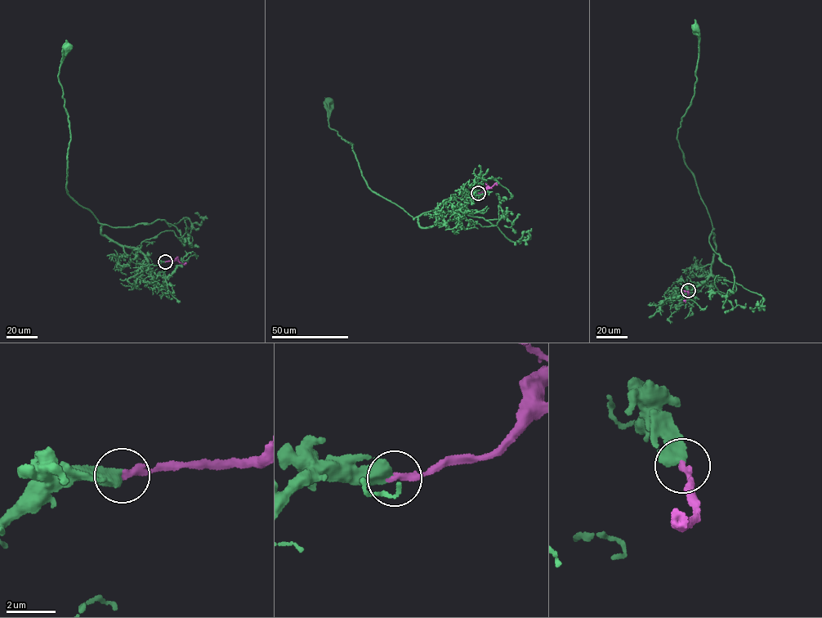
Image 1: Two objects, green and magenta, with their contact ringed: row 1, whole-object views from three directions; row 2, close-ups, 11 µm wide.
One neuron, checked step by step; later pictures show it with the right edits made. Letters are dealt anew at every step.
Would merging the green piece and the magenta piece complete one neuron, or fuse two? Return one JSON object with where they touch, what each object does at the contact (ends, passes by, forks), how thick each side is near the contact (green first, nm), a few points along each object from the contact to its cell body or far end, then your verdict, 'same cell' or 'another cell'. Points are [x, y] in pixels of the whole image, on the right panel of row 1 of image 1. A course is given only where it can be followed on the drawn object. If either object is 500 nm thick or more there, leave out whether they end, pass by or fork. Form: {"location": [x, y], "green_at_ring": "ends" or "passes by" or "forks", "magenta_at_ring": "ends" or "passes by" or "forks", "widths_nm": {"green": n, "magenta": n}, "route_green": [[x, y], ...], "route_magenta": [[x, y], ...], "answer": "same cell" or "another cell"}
{"location": [688, 290], "widths_nm": {"green": 500, "magenta": 280}, "route_green": [[688, 290], [688, 286], [705, 282], [716, 249], [707, 208], [676, 139], [697, 78], [694, 26]], "route_magenta": [[688, 290], [685, 302]], "answer": "same cell"}

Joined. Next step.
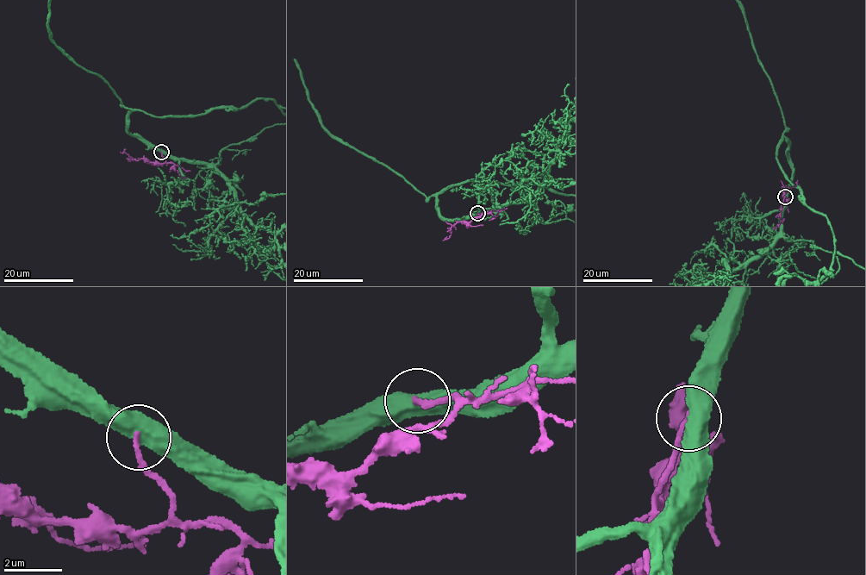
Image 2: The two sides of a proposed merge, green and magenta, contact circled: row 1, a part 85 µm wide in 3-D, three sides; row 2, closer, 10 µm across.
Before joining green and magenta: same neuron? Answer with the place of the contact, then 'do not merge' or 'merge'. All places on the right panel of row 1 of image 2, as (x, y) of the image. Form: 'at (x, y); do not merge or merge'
at (785, 196); do not merge

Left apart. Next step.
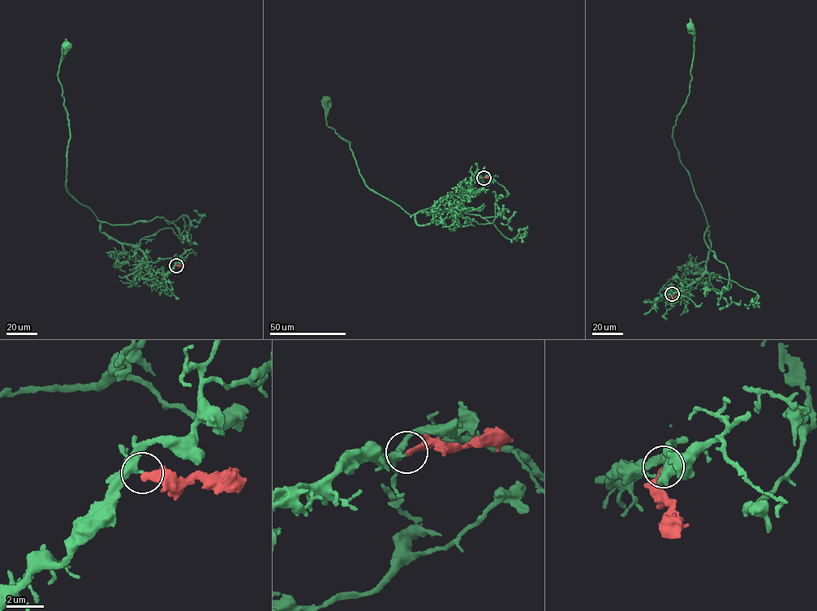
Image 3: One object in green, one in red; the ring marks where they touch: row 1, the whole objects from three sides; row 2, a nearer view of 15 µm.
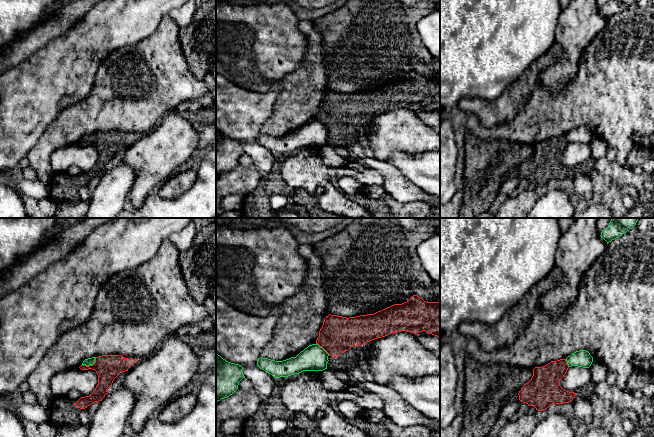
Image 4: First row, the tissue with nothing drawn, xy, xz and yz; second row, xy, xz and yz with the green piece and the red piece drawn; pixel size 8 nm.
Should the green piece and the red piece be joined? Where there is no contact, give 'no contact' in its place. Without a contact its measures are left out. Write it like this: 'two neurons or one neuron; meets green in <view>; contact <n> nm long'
two neurons; meets green in xy; contact 140 nm long

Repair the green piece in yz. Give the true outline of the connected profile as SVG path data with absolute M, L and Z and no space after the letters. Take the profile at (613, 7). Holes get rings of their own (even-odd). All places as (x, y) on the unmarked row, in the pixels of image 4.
M609 0L607 4L605 4L601 8L601 13L607 18L611 18L612 16L619 14L627 7L632 5L636 0Z

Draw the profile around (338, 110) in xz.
M413 71L407 78L394 80L374 90L349 94L329 90L324 95L316 120L330 132L337 133L353 122L361 122L369 117L401 107L412 108L415 111L426 107L440 114L440 78L426 78L419 72Z

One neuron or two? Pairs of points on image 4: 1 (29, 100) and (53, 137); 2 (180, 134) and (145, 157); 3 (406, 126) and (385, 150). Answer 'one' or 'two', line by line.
1: two
2: one
3: one

